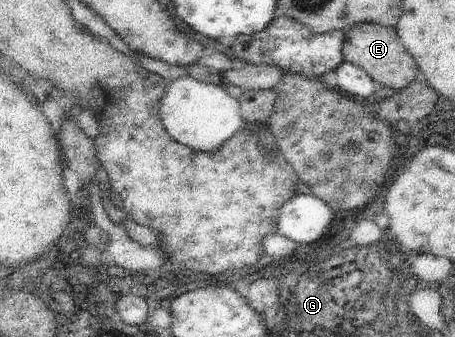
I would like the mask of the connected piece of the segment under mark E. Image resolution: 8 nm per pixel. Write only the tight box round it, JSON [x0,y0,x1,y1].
[346,23,417,91]

